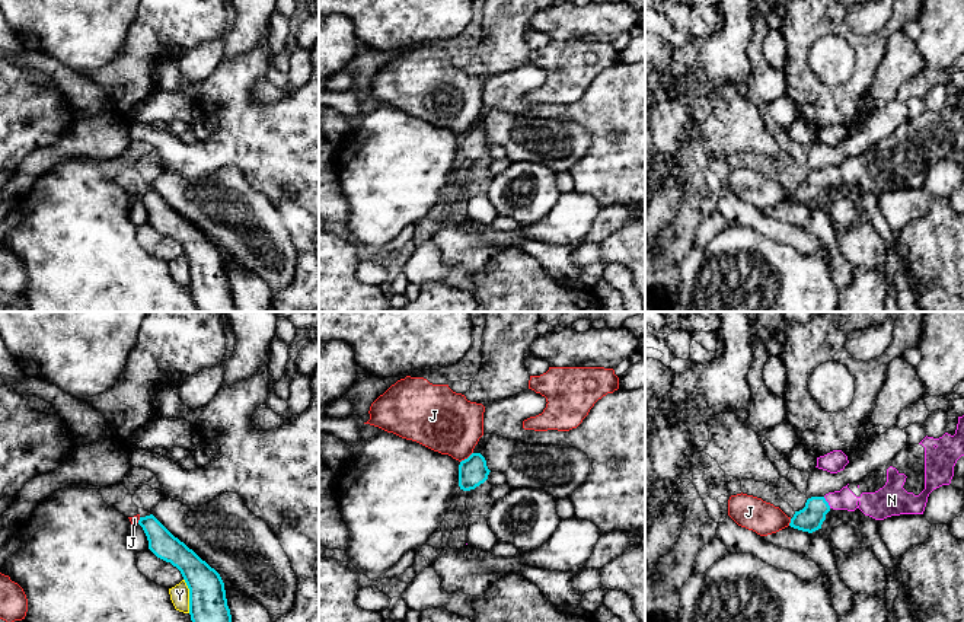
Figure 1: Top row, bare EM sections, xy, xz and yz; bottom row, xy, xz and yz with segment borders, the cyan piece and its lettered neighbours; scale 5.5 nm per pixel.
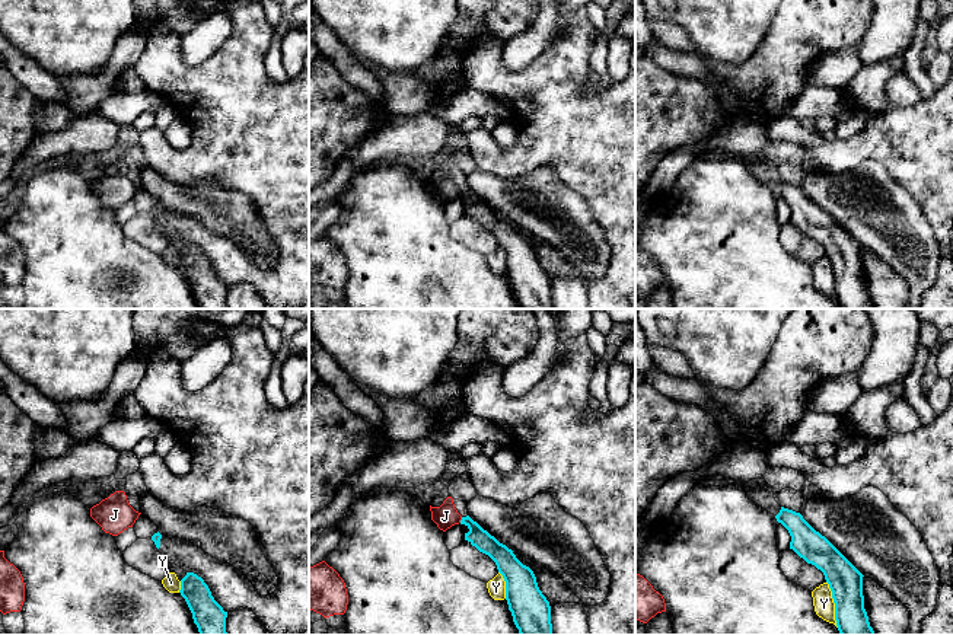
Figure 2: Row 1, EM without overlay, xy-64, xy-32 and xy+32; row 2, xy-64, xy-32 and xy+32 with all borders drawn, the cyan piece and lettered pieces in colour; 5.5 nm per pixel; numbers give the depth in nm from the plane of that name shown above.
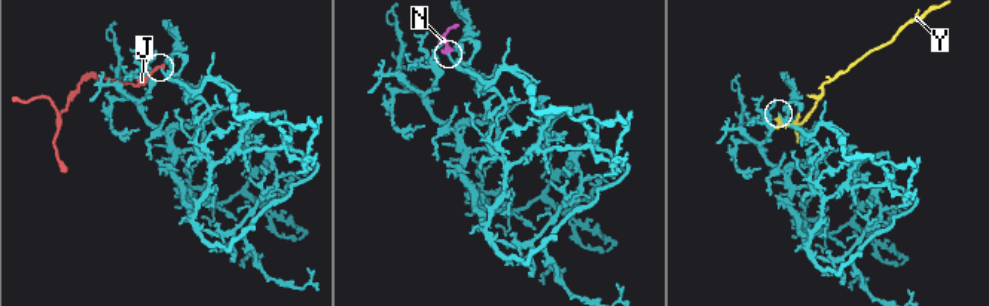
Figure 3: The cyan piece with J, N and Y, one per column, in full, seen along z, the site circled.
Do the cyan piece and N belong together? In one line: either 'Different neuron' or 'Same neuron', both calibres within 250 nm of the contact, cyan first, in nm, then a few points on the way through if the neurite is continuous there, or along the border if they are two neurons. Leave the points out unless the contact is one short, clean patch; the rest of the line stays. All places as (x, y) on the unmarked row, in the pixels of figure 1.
Same neuron. Thickness 140 nm (cyan) against 140 nm. Path across: yz (810, 193), (827, 176), (867, 174), (872, 178)

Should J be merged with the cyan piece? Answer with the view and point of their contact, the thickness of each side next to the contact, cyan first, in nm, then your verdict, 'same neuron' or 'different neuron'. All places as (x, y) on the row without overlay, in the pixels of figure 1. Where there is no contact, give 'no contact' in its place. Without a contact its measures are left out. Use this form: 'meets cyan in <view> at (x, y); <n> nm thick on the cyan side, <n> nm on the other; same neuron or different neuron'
meets cyan in xz at (468, 131); 160 nm thick on the cyan side, 340 nm on the other; different neuron

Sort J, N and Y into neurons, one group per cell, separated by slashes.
J / N / Y

